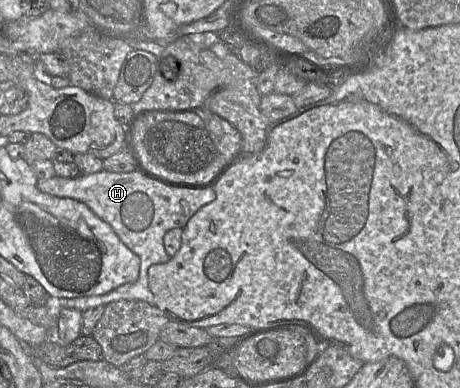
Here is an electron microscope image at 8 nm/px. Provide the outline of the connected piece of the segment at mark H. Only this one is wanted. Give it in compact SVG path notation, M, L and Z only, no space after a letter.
M102 170L98 173L81 175L74 179L55 176L39 180L38 189L53 196L72 198L86 204L94 214L108 223L119 239L140 258L139 277L134 283L124 284L113 291L99 296L81 298L52 298L53 307L72 308L84 312L90 308L106 306L118 300L141 300L155 305L153 293L149 289L148 270L153 264L170 260L163 237L174 228L183 229L188 220L204 205L215 197L213 188L189 189L165 186L144 177L134 170L128 173L114 173Z

